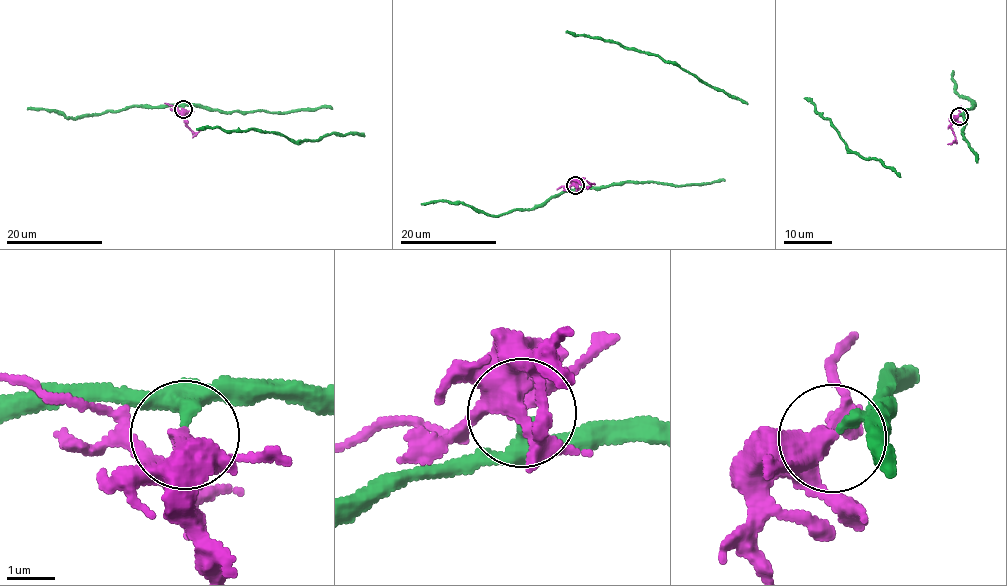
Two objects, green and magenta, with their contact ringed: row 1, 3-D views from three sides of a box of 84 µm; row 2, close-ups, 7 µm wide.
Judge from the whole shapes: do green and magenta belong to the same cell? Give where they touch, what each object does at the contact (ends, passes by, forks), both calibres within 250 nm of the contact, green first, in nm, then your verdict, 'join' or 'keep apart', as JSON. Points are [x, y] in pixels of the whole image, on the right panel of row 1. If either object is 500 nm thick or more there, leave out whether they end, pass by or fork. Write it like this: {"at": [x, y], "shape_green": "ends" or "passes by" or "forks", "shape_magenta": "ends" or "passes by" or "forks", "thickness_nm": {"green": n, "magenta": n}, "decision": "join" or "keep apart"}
{"at": [959, 116], "shape_green": "passes by", "shape_magenta": "ends", "thickness_nm": {"green": 220, "magenta": 360}, "decision": "keep apart"}

